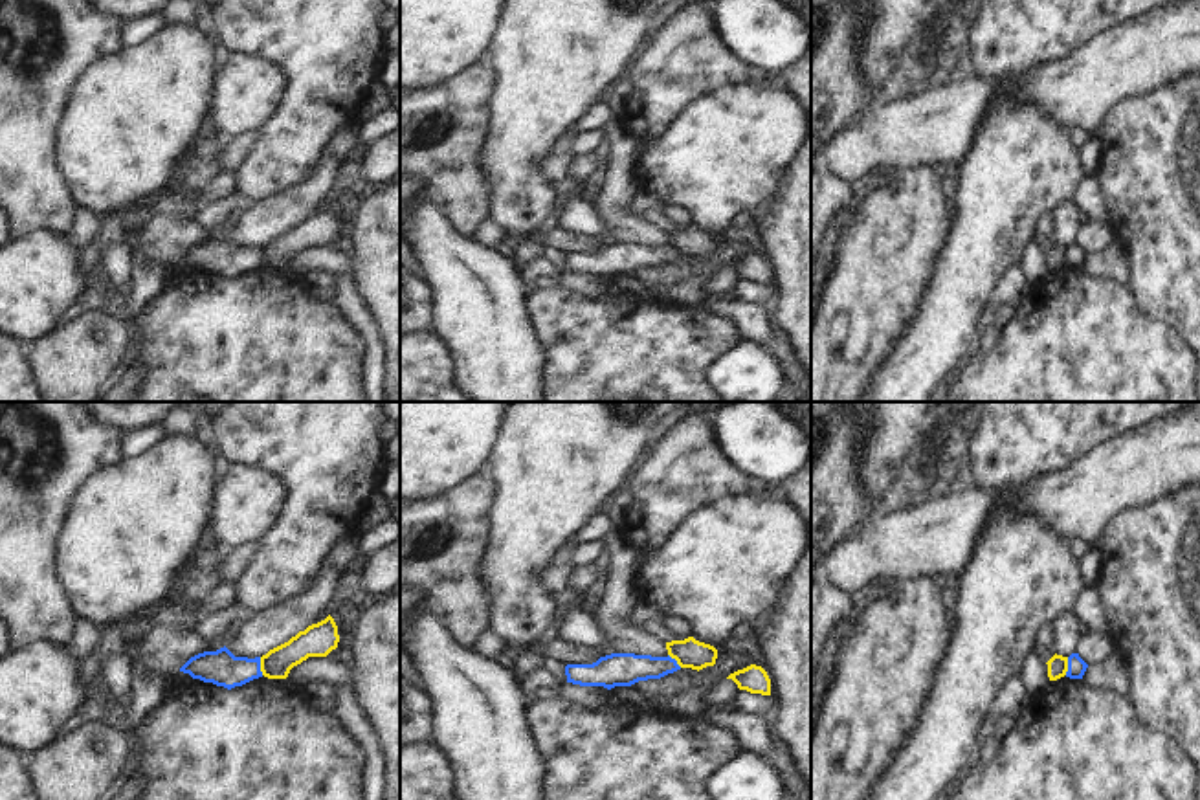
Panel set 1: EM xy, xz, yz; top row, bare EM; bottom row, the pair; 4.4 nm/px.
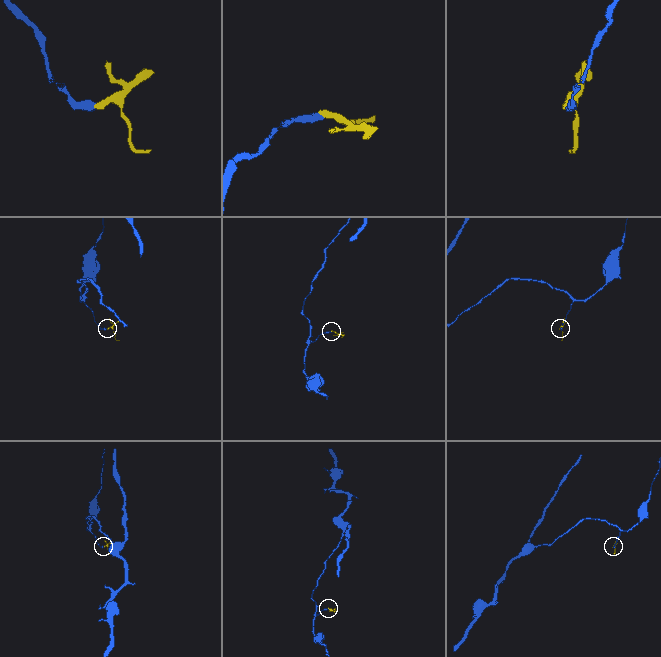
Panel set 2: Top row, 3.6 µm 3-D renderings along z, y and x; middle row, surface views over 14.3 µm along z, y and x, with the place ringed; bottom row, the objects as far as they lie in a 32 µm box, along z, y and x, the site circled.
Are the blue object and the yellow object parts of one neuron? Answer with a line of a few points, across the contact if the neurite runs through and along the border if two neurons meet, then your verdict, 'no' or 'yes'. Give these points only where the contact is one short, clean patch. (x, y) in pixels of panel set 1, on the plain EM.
xy (259, 246), (263, 263) | no

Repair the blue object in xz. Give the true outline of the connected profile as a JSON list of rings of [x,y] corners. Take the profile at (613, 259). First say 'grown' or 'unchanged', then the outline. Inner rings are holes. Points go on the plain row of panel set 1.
unchanged | [[[611,242],[600,246],[593,253],[567,253],[567,272],[580,275],[631,275],[639,270],[661,268],[668,262],[681,259],[675,248],[635,244],[635,242]]]

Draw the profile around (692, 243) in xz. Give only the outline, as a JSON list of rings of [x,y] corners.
[[[694,226],[666,231],[666,239],[681,257],[692,257],[697,261],[714,255],[717,248],[717,239],[714,235],[699,231]]]

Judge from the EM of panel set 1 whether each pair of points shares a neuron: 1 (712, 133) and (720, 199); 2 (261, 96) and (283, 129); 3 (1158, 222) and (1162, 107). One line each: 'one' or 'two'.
1: one
2: two
3: one

